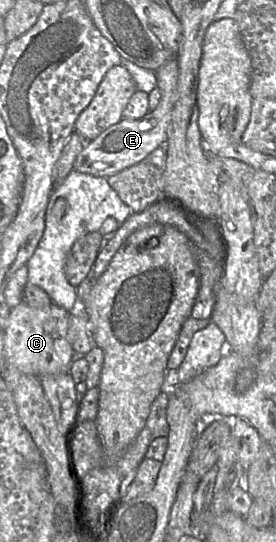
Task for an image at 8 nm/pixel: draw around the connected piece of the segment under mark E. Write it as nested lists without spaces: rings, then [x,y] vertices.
[[[175,57],[165,62],[155,71],[161,101],[156,110],[149,112],[141,119],[122,120],[109,127],[92,141],[85,143],[78,154],[73,170],[81,173],[110,177],[148,158],[157,147],[167,142],[167,127],[171,120],[172,110],[178,96],[178,63]]]

